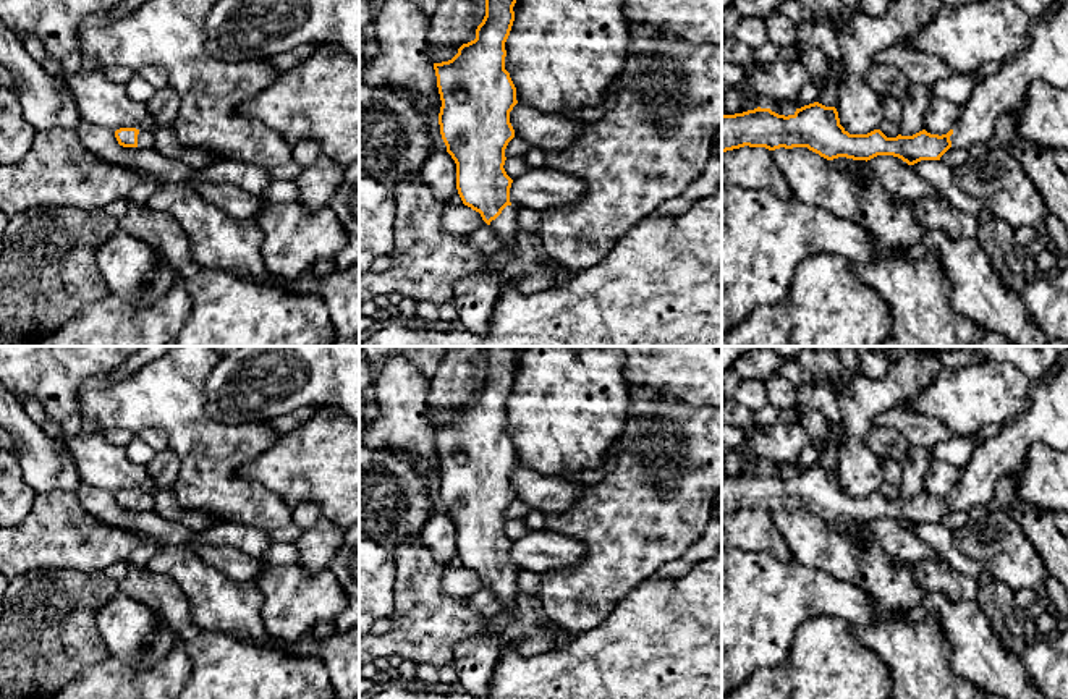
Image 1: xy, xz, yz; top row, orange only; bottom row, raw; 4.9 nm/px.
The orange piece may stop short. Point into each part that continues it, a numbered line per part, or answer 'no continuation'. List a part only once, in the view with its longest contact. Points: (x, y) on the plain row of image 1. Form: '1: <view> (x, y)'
1: xz (504, 588)

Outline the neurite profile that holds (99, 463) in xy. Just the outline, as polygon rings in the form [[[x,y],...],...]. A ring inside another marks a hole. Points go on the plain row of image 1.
[[[95,432],[87,437],[60,442],[60,448],[71,458],[83,482],[117,494],[120,490],[160,492],[146,469],[136,464],[126,448],[110,443]]]

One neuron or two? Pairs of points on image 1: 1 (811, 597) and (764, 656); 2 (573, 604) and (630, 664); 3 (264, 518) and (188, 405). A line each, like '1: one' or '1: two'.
1: one
2: two
3: one

